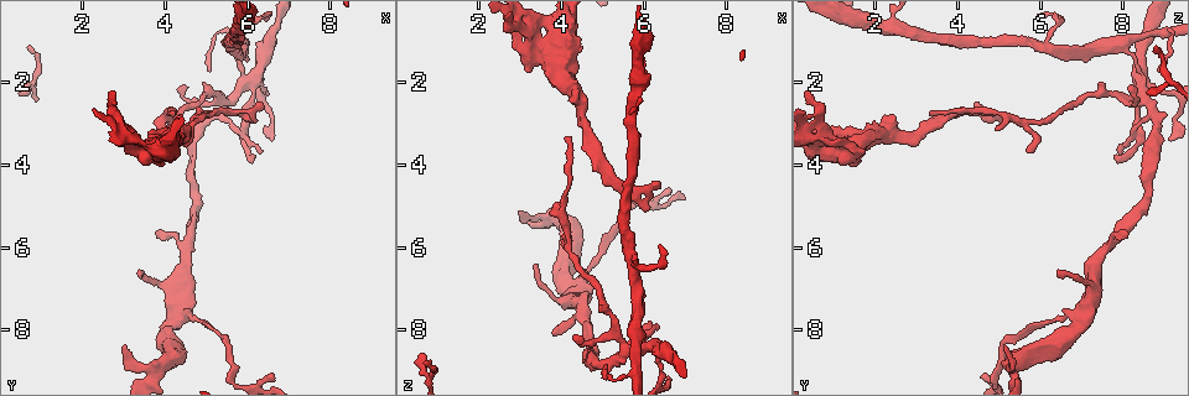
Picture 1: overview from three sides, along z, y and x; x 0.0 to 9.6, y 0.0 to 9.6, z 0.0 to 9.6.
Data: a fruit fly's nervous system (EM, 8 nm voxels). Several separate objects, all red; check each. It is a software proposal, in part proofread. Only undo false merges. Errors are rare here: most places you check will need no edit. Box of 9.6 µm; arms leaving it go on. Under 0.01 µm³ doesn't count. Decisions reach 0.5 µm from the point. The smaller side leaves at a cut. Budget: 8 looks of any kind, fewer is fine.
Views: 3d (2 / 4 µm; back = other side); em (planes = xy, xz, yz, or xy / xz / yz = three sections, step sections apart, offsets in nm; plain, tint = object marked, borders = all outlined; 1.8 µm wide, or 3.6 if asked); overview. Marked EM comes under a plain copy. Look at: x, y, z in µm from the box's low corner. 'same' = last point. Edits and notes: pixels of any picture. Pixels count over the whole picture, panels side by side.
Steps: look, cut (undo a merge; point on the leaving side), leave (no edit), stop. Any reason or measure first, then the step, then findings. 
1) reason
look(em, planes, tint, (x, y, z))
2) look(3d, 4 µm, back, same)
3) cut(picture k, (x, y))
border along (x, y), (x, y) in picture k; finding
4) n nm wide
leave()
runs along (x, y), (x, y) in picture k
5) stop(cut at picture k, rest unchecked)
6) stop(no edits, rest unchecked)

thin arm on a thick one
look(em, planes, tint, (3.85, 8.90, 5.25))

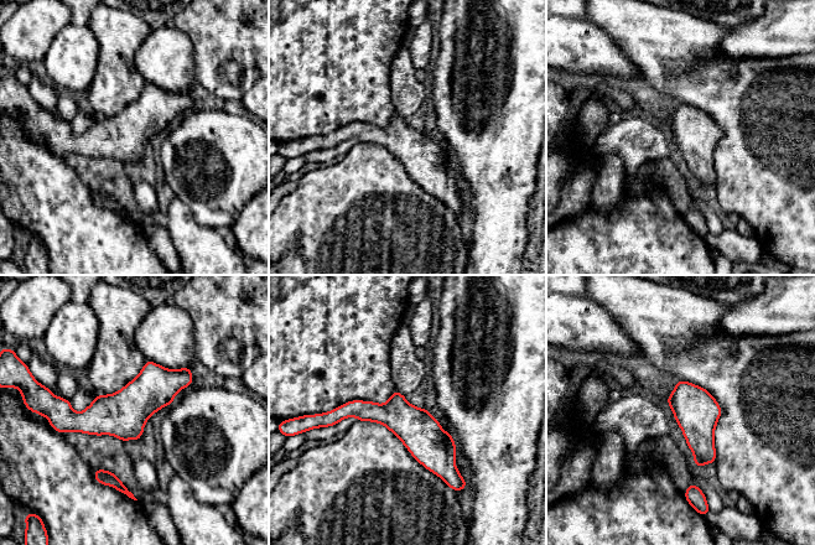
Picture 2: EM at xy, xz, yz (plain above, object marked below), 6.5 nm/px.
leave()
one neuron here

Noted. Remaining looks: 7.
three-way junction
look(3d, 4 µm, (4.60, 5.95, 7.70))

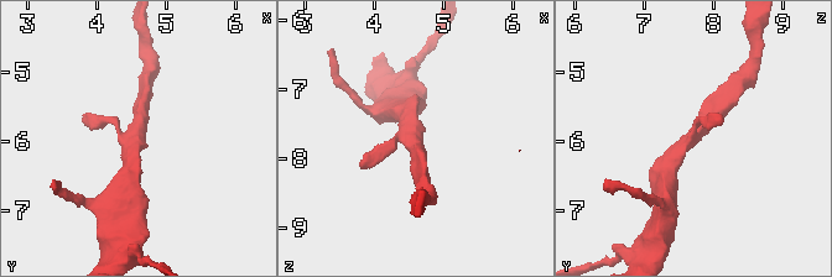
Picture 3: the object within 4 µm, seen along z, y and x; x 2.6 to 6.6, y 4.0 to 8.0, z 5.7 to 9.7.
look(em, planes, tint, (4.50, 5.95, 7.70))

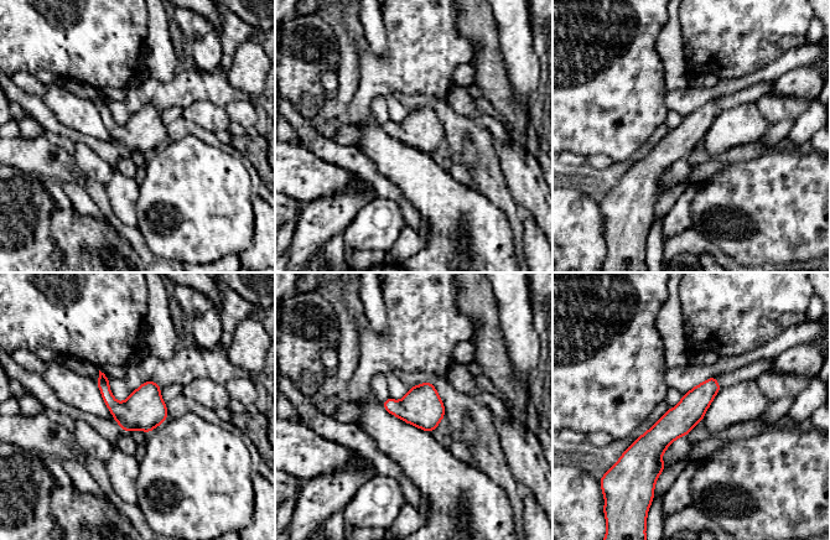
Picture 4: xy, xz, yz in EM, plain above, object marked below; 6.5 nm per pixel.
leave()
runs along (711, 380), (653, 445), (653, 474) in picture 4; one neuron here

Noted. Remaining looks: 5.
four or more arms meet
look(em, xy, step 8, tint, (6.00, 1.95, 8.50))

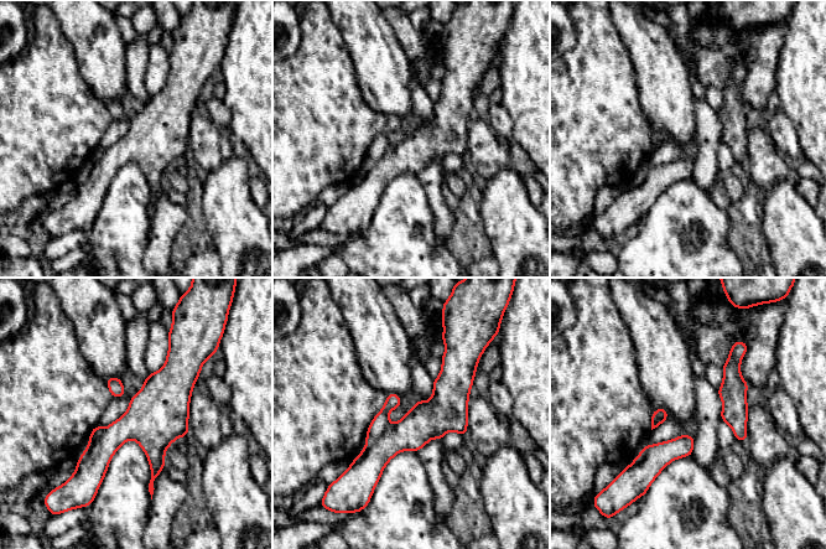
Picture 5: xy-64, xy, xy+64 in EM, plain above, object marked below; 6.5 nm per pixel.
cut it another way
look(em, planes, tint, same)

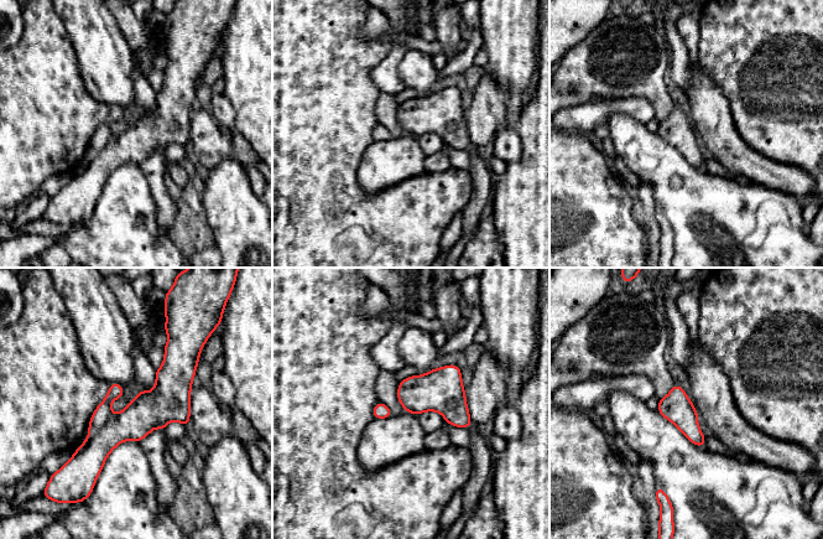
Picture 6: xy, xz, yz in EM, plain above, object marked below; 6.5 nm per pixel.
cut(picture 6, (103, 411))
border along (112, 413), (109, 419), (89, 435) in picture 6; two neurons meet here

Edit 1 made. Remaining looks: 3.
stop(cut at picture 6, rest unchecked)

